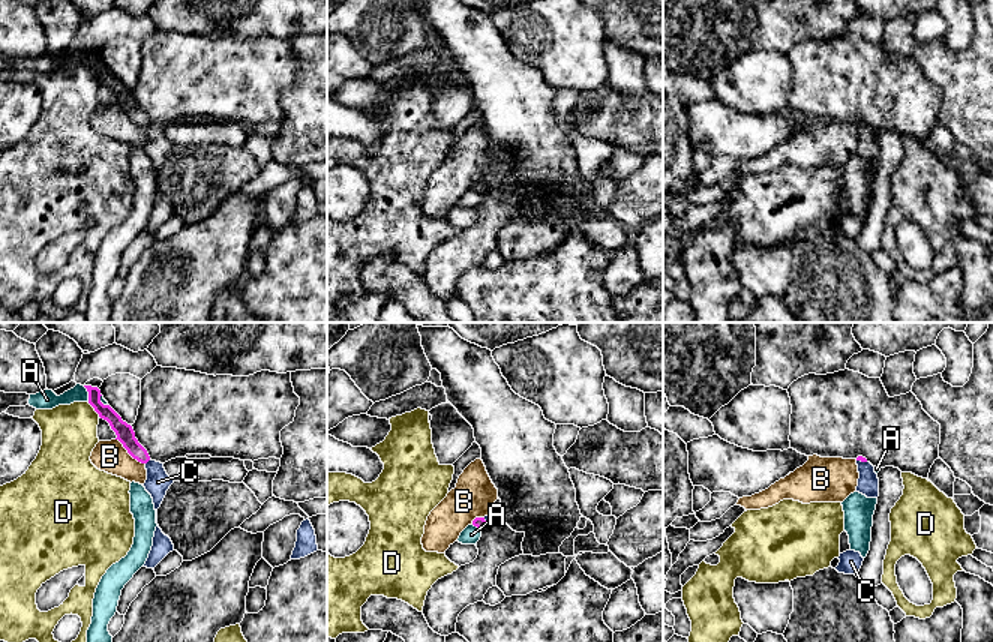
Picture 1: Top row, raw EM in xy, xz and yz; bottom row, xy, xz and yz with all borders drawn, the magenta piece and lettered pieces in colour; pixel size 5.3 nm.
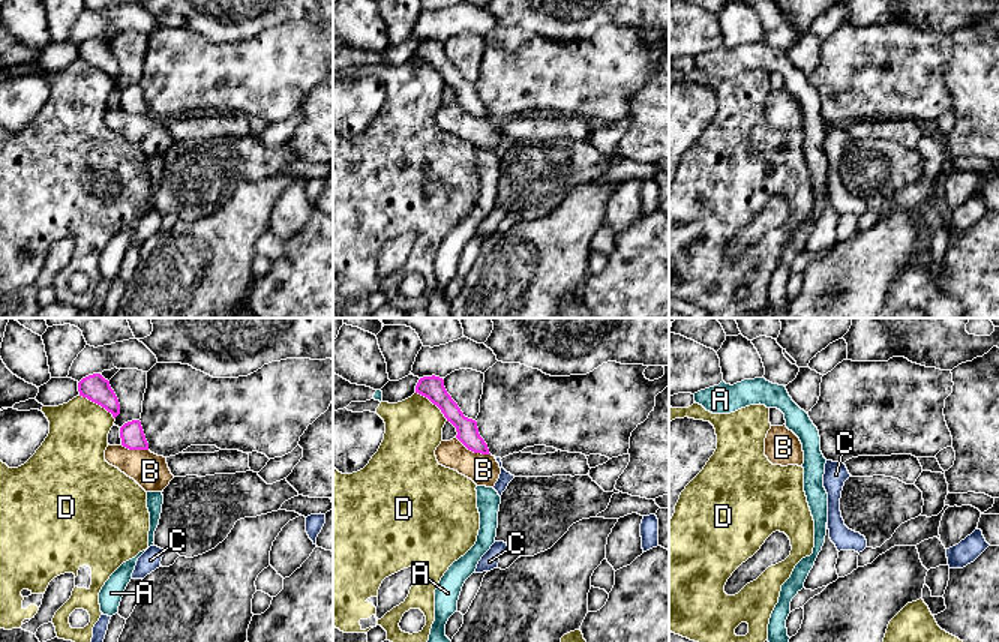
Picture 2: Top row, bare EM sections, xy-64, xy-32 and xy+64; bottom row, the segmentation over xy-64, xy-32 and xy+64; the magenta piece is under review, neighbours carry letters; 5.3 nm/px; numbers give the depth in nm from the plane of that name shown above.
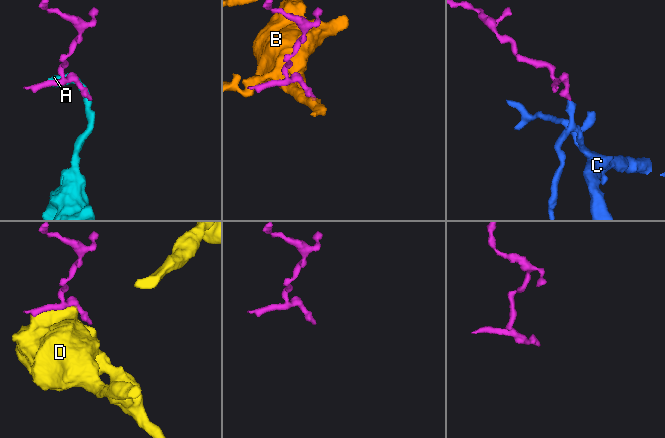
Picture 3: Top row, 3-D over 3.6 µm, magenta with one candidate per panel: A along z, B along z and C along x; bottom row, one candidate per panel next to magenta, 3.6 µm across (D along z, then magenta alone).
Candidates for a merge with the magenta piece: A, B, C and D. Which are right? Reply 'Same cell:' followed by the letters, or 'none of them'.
Same cell: C

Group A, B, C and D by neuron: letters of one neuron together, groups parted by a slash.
A / B / C / D

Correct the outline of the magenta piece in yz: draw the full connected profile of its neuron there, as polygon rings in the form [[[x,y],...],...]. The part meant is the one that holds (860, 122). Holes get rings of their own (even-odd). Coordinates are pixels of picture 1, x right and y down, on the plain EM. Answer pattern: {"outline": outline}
{"outline": [[[862,120],[856,122],[858,129],[858,150],[855,156],[866,159],[867,162],[879,160],[879,142],[874,136],[874,130]]]}

